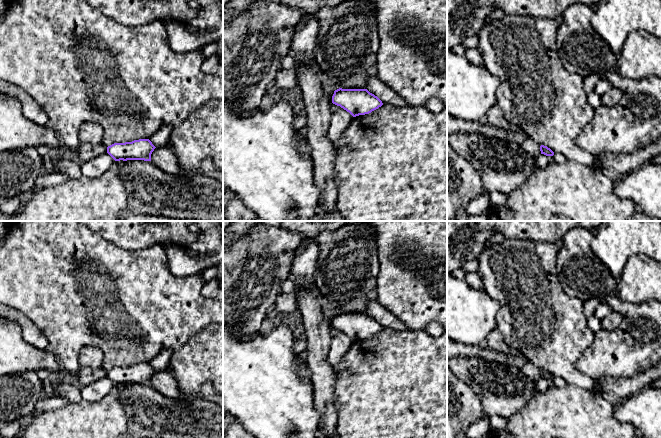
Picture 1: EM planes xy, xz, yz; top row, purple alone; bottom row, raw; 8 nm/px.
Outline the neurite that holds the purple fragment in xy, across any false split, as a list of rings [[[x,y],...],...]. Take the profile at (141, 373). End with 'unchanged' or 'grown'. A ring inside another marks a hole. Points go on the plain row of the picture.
[[[139,363],[132,366],[114,367],[107,371],[107,377],[115,385],[151,385],[151,378],[155,372],[149,363]]]; unchanged

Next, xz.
[[[342,313],[334,315],[332,327],[340,330],[353,341],[369,338],[383,329],[382,325],[367,313]]]; unchanged

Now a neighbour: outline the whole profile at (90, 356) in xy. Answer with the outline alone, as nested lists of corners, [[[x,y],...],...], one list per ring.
[[[85,346],[79,353],[79,367],[100,368],[103,359],[103,353],[98,347]]]

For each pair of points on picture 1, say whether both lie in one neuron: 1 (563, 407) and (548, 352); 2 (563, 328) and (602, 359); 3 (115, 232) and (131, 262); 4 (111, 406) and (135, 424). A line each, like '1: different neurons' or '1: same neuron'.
1: different neurons
2: different neurons
3: different neurons
4: different neurons

